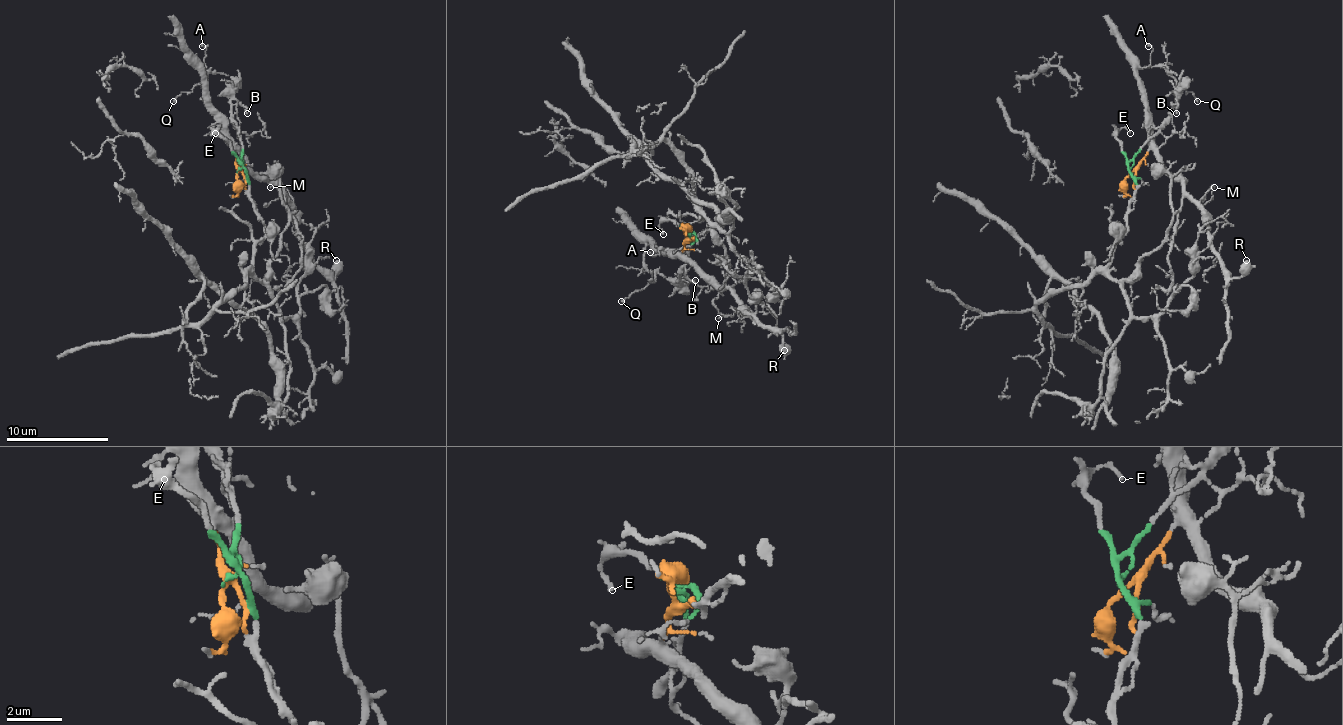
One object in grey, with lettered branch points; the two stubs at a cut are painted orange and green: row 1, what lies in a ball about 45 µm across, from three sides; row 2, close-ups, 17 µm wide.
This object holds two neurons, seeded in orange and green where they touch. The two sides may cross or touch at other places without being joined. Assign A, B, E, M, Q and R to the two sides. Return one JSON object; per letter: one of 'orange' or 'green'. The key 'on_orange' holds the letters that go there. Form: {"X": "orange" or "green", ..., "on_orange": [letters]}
{"A": "orange", "B": "green", "E": "green", "M": "orange", "Q": "orange", "R": "orange", "on_orange": ["A", "M", "Q", "R"]}

